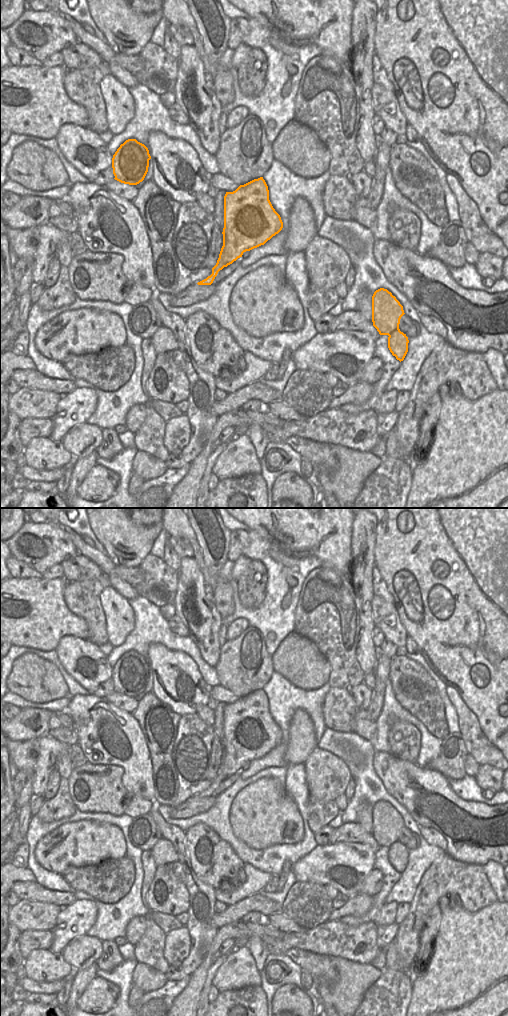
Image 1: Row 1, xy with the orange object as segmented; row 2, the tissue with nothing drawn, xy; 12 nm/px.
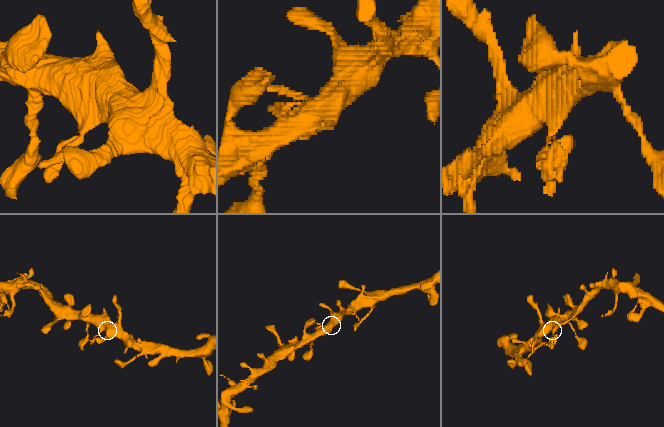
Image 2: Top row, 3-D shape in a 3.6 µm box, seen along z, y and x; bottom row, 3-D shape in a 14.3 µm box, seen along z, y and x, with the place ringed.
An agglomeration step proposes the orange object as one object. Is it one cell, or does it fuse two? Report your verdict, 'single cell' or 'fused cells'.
single cell

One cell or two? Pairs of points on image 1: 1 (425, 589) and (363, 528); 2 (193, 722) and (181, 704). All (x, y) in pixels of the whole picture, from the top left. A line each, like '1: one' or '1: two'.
1: two
2: two

